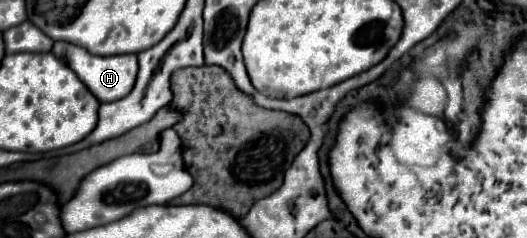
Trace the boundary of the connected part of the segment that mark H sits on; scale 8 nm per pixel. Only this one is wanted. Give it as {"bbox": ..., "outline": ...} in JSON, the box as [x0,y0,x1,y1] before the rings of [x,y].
{"bbox":[52,42,138,102],"outline":[[[56,42],[52,52],[62,58],[64,62],[68,62],[68,66],[78,74],[78,78],[88,86],[88,90],[100,100],[100,102],[112,102],[112,100],[120,100],[122,96],[126,96],[132,90],[132,84],[136,80],[136,72],[138,72],[138,58],[136,54],[116,54],[116,56],[96,56],[90,54],[86,48],[76,46],[76,44],[68,44],[68,42]]]}

